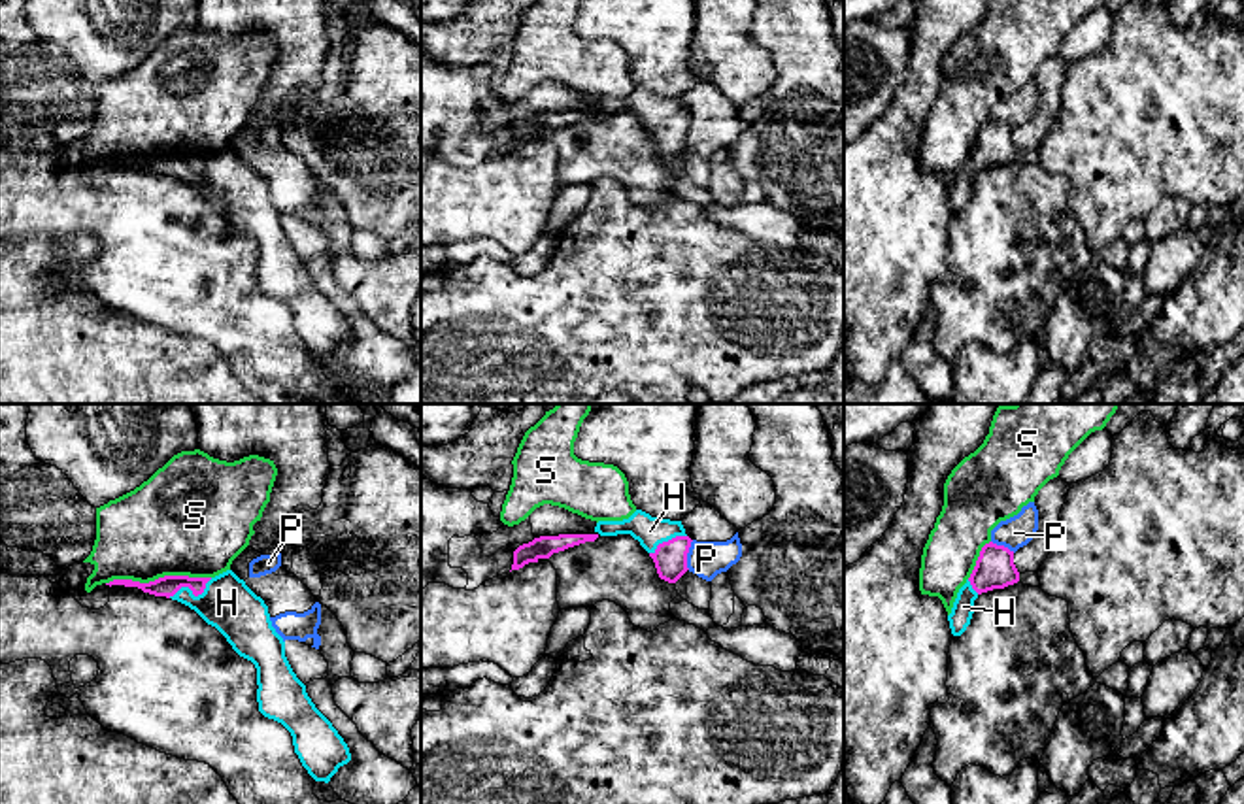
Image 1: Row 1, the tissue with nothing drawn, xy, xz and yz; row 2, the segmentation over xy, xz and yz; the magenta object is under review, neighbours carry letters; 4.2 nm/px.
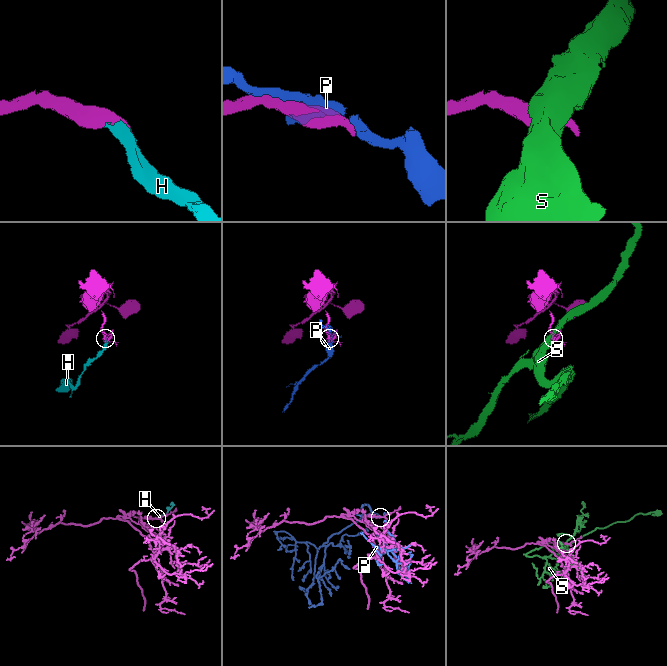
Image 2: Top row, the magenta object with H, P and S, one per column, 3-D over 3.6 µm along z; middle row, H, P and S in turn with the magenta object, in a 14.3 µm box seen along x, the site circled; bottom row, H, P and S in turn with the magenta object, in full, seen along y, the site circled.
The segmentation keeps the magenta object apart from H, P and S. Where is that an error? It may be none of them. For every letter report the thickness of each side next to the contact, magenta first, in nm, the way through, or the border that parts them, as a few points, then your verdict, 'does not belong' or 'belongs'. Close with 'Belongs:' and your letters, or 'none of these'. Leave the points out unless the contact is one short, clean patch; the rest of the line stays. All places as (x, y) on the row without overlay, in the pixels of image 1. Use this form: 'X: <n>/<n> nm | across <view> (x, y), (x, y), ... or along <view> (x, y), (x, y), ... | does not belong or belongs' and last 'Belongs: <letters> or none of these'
H: 90/220 nm | belongs
P: 140/160 nm | does not belong
S: 90/440 nm | does not belong
Belongs: H

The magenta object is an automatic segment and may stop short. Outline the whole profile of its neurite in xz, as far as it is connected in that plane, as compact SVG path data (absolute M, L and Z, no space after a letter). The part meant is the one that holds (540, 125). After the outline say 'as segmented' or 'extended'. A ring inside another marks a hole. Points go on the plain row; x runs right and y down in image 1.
M559 111L534 115L513 128L512 147L519 147L529 140L538 140L540 136L549 136L553 130L564 128L568 125L595 119L597 115L598 111Z; as segmented

